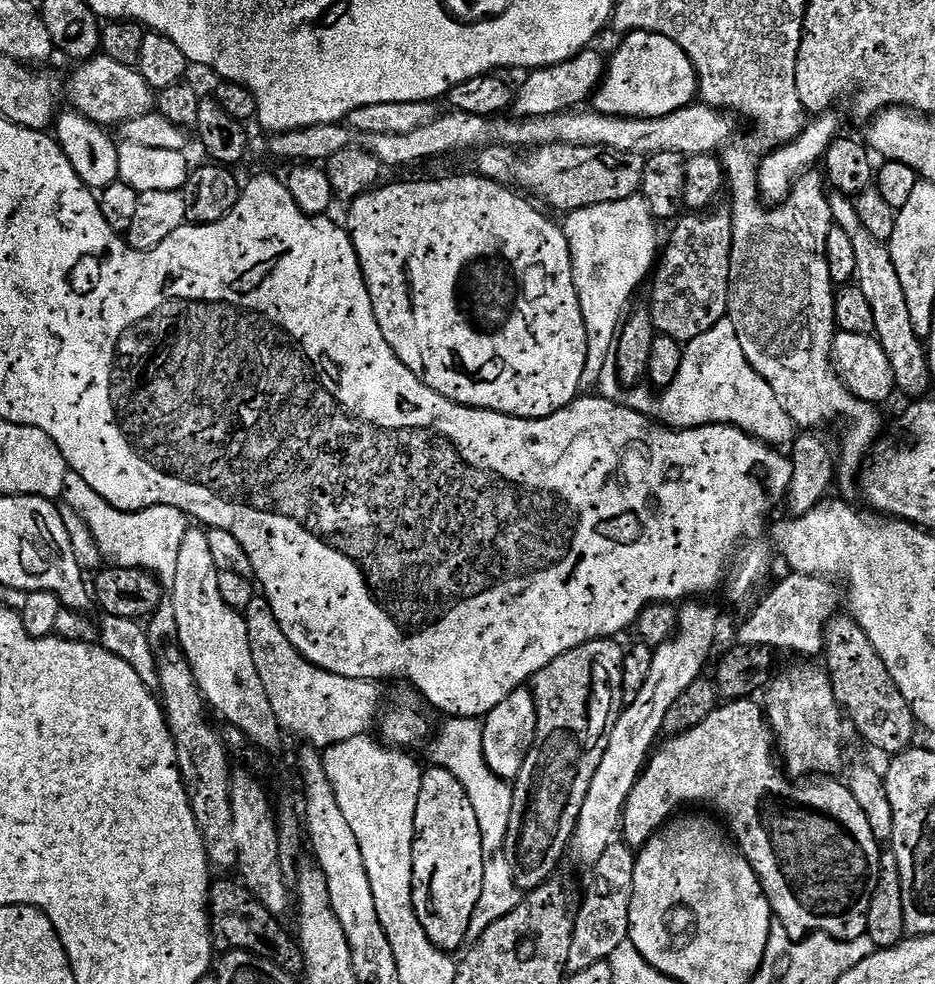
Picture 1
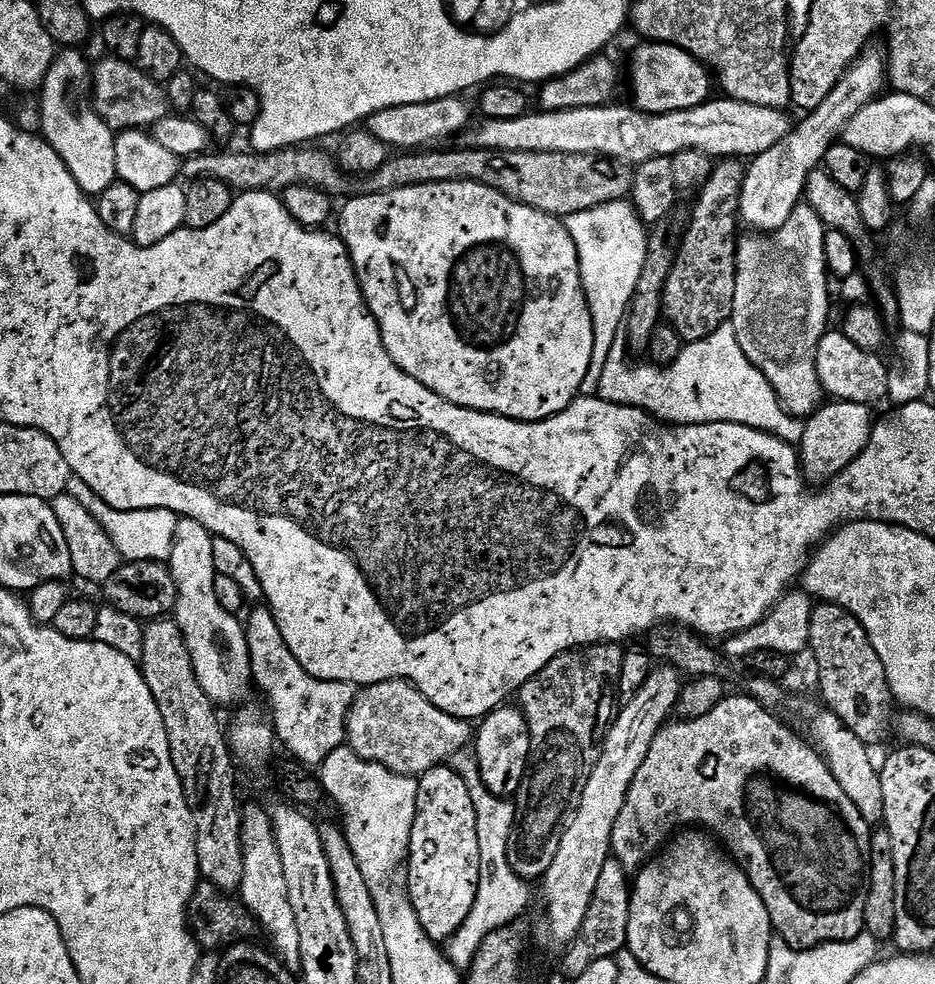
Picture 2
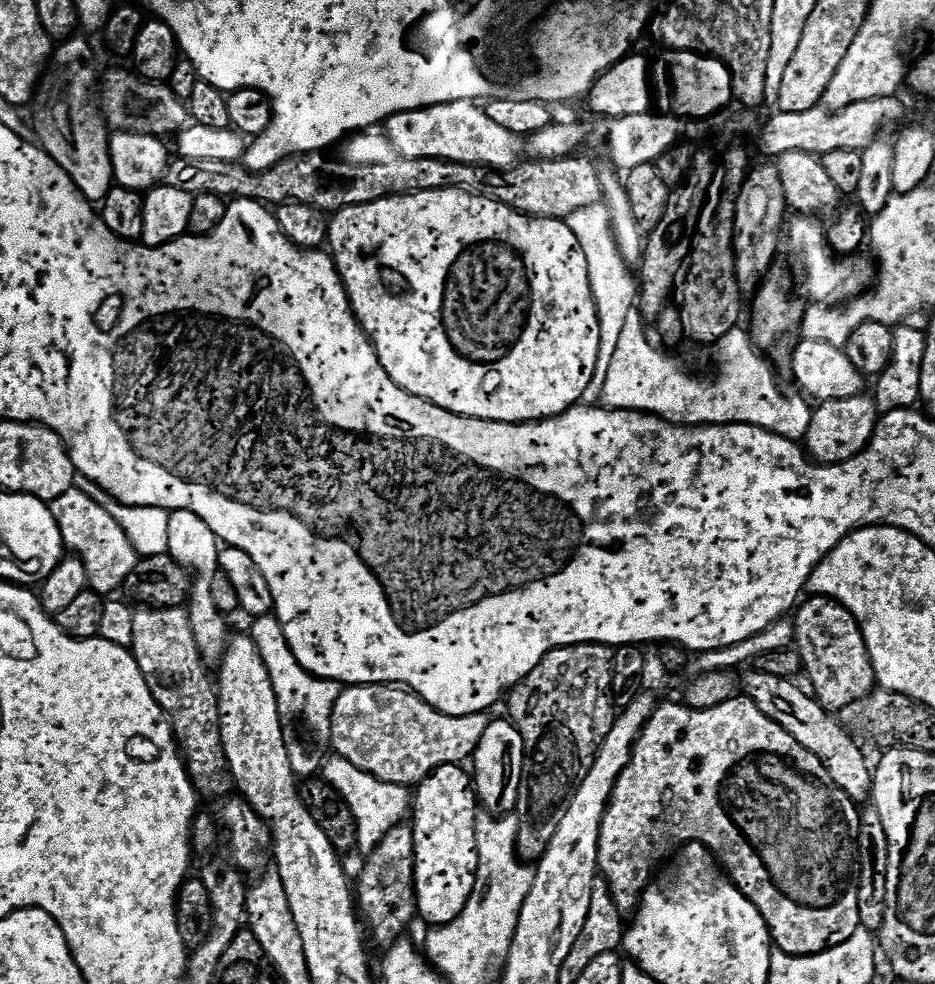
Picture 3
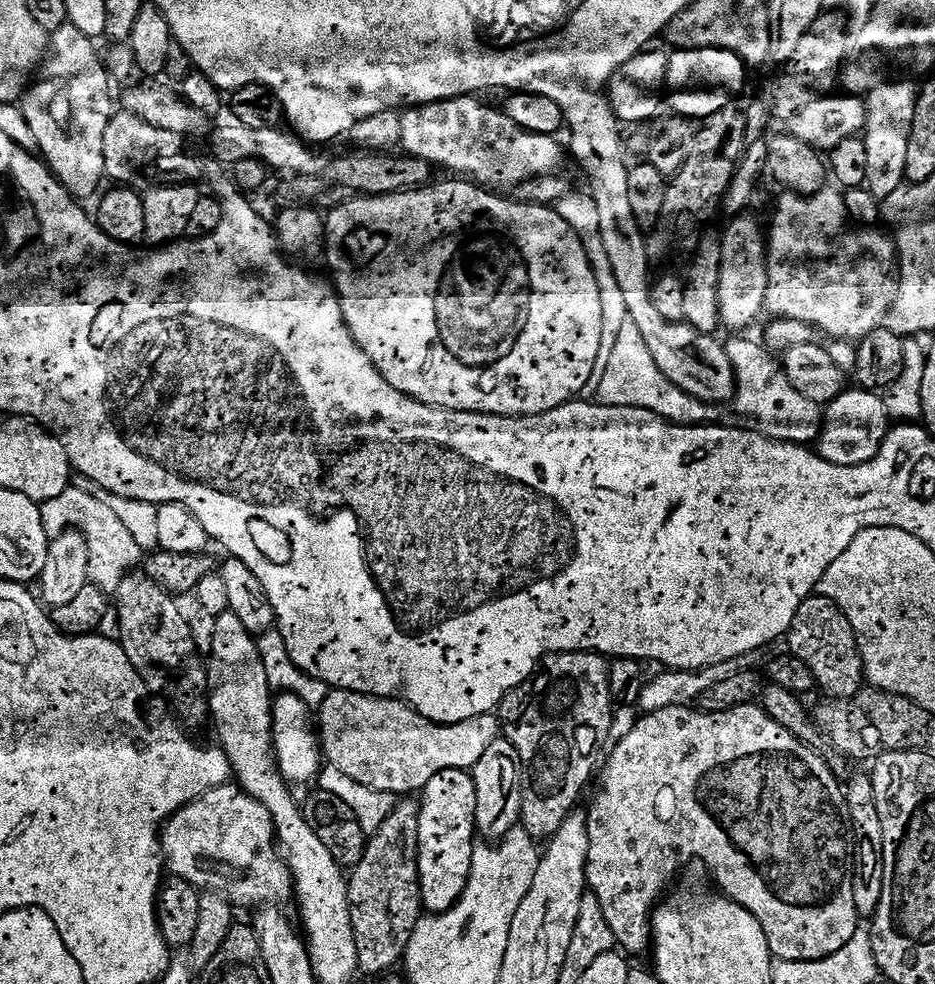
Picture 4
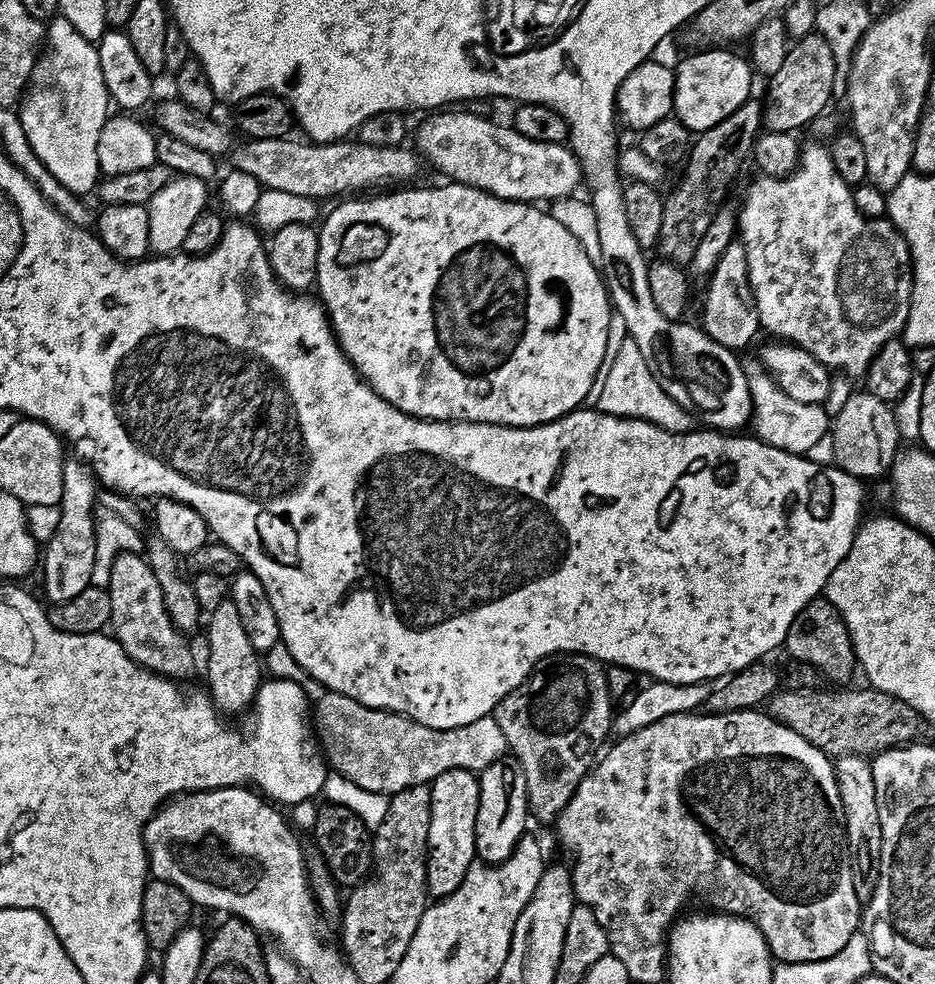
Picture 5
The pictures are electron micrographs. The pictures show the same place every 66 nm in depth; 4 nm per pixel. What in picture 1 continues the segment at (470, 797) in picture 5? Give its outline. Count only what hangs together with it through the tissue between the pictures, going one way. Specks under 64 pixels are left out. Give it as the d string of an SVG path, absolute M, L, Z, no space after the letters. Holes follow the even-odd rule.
M435 766L429 769L424 772L422 790L418 794L416 841L412 847L412 901L418 922L422 922L422 930L426 930L426 938L430 938L430 942L434 942L436 948L441 948L449 954L456 954L456 951L459 953L465 947L470 930L470 918L474 918L474 906L478 906L478 897L482 895L482 830L478 830L478 818L474 814L474 806L470 806L470 798L466 798L466 790L462 790L462 782L458 782L458 778L450 774L450 770L442 770Z

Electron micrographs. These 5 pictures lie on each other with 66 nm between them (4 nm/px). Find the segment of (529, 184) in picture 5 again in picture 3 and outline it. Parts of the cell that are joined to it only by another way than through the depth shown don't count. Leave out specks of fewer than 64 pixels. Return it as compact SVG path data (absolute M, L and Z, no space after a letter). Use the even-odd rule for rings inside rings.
M475 99L459 100L394 114L386 121L386 127L388 137L394 142L396 154L406 158L442 158L452 162L483 164L490 168L513 168L514 165L521 163L523 156L520 155L526 152L525 141L500 126L498 122L494 122L494 118L490 118L490 114L481 105L479 108L476 103Z

